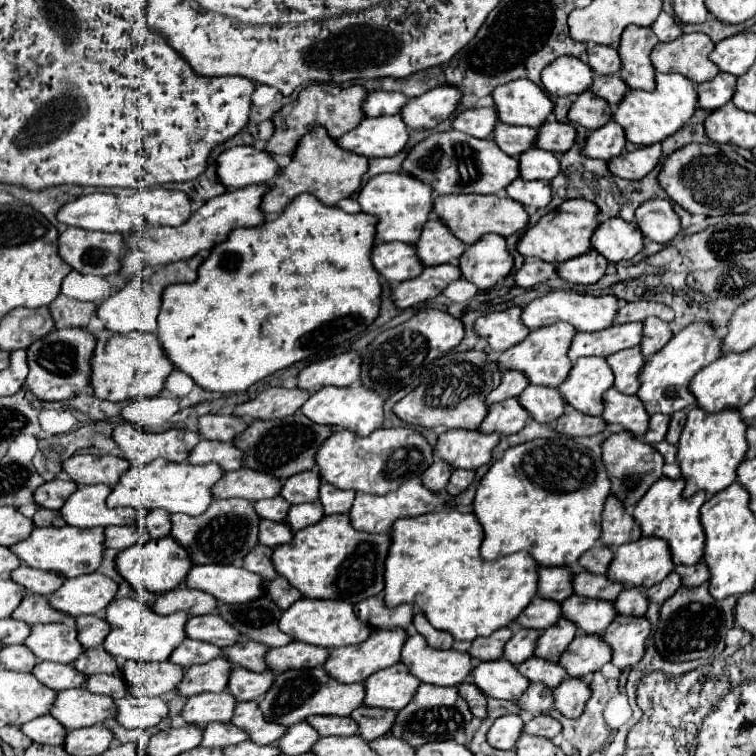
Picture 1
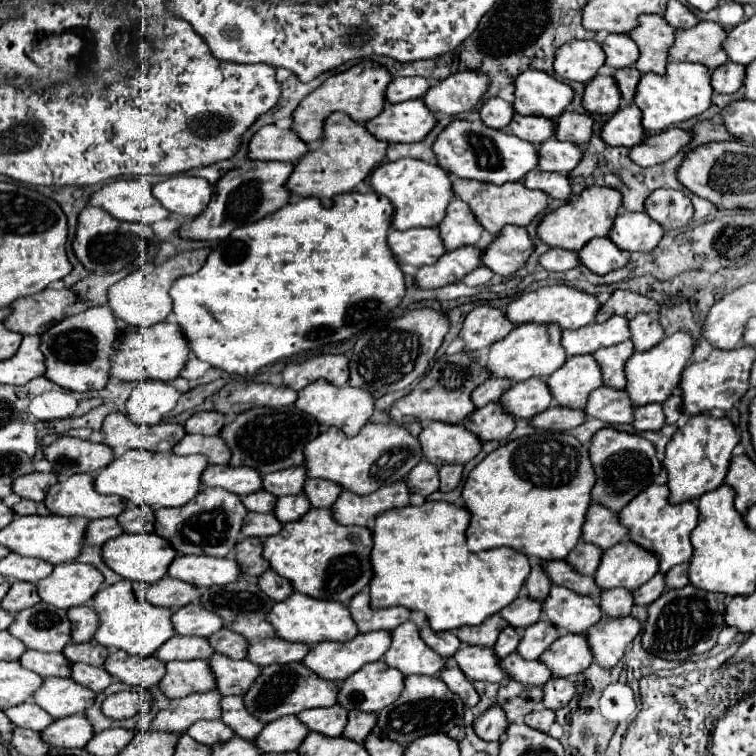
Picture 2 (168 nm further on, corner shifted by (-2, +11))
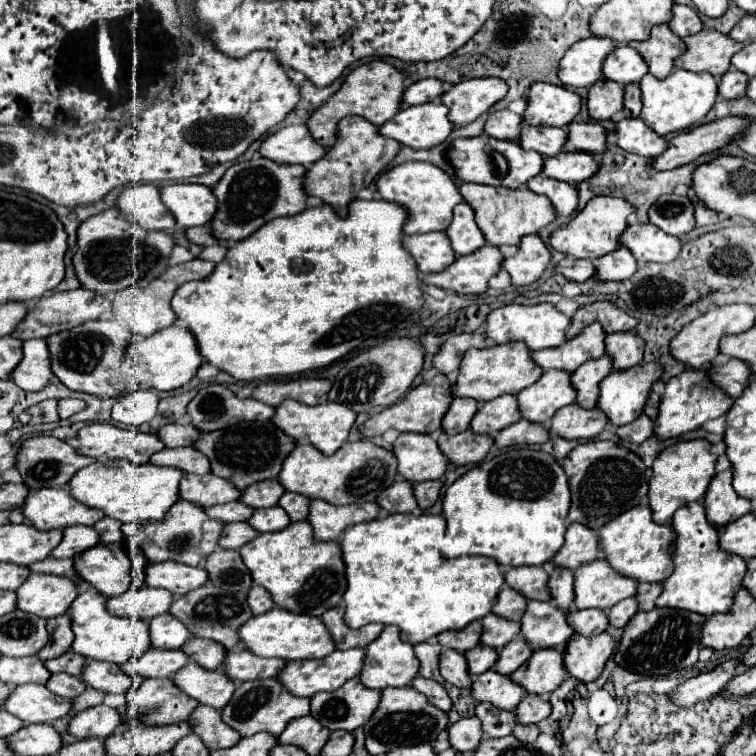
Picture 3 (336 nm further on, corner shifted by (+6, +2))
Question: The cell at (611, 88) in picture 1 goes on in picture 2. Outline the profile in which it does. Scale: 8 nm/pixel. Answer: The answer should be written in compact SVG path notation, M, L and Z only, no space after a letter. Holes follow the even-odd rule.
M623 68L623 70L615 72L615 80L619 84L623 100L627 104L633 104L633 98L635 98L635 92L637 92L637 84L641 80L641 72L637 68Z

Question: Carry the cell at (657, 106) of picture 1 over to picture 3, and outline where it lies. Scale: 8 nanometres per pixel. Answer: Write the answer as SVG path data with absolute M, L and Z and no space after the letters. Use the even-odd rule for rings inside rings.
M673 69L665 79L655 79L651 73L647 73L641 79L641 119L645 125L649 125L657 135L667 135L667 133L677 133L683 129L693 127L699 123L709 109L713 107L717 99L717 81L713 79L711 73L693 73L693 71L683 71L683 69Z

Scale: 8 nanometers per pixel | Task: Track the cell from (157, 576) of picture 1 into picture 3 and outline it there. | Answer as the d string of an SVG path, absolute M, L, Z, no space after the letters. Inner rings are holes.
M109 543L109 545L95 545L91 549L87 549L83 555L75 557L75 569L79 573L79 577L83 577L87 583L91 583L99 593L113 597L113 595L123 595L127 593L127 589L131 589L131 573L135 571L138 575L144 575L145 569L149 564L144 553L140 551L140 563L138 563L138 571L135 565L132 565L131 557L127 547L123 547L123 543Z

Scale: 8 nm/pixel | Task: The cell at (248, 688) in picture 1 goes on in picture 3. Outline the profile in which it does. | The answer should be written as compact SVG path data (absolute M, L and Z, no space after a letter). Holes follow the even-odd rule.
M189 661L171 679L177 683L179 689L183 689L183 693L215 709L223 709L235 691L235 683L225 677L223 669L207 671L201 669L201 665L197 665L195 661Z

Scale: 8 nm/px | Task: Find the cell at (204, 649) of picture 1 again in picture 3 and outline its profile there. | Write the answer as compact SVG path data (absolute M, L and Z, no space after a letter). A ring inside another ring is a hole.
M149 649L141 657L133 661L133 667L127 669L127 663L123 669L137 677L173 677L183 665L189 663L189 657L185 657L183 651L165 651L165 649Z

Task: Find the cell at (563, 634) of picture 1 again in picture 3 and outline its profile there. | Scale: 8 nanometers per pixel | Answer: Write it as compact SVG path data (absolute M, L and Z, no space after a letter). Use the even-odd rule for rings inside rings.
M515 637L509 645L505 645L499 651L499 657L497 657L497 663L493 669L501 675L511 675L533 655L533 651L535 649L531 645L525 645L523 637Z

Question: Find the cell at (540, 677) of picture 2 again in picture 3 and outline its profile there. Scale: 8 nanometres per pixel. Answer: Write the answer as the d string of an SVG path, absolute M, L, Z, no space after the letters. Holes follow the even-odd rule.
M489 669L489 671L473 677L471 691L477 701L493 703L499 709L517 707L521 697L525 695L525 689L521 689L511 677L501 675L495 669Z

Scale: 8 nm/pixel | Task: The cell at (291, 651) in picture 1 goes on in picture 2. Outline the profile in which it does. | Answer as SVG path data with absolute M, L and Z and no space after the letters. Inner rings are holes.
M265 638L249 642L247 648L247 660L257 666L269 666L269 664L289 664L289 662L301 662L309 648L301 648L301 644L285 644L285 640Z

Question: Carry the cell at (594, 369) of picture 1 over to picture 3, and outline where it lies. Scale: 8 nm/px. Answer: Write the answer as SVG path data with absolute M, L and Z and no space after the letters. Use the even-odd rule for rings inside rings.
M545 371L543 377L517 393L523 419L549 425L557 409L577 401L577 389L573 389L569 371Z

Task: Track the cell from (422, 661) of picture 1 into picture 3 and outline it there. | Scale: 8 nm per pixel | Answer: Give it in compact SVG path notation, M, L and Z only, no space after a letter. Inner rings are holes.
M385 625L383 633L365 649L365 665L359 673L361 683L369 689L387 689L387 687L405 687L409 685L417 673L417 657L413 653L413 645L401 639L401 631L395 625Z

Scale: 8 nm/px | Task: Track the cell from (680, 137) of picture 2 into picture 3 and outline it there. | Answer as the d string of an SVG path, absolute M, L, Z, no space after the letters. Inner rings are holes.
M725 117L701 127L695 127L693 131L679 133L673 137L661 153L661 157L651 159L649 165L653 165L657 171L667 171L681 167L685 163L695 161L699 155L705 155L709 151L717 151L723 145L731 143L735 135L743 133L747 129L749 119L743 117Z

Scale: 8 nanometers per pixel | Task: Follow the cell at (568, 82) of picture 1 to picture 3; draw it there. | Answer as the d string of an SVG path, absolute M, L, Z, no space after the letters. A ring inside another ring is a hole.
M589 37L577 41L559 61L559 79L567 87L591 87L601 79L601 63L615 49L615 41Z

